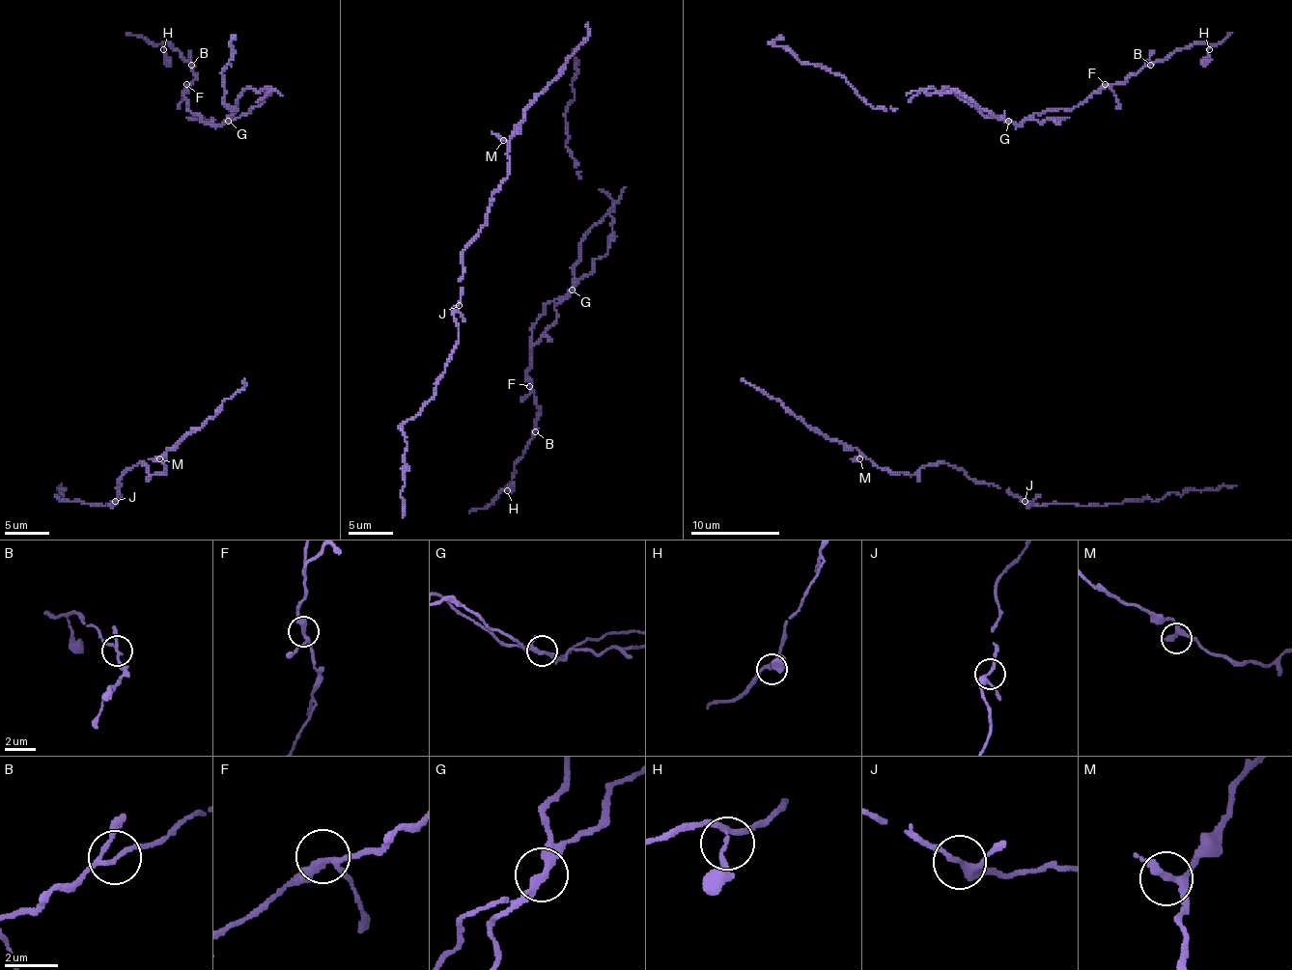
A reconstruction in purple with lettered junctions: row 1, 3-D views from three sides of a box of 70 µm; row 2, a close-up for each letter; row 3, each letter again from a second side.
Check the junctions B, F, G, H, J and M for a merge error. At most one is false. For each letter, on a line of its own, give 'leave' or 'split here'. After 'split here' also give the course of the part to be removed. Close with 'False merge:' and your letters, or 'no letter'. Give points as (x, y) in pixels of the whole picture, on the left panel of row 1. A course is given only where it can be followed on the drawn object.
B: leave
F: leave
G: split here | (229, 120), (238, 97), (246, 89), (271, 89), (282, 96)
H: leave
J: leave
M: leave
False merge: G

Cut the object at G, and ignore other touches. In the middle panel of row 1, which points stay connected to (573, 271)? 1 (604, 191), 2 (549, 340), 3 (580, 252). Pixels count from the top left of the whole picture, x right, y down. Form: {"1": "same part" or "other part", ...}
{"1": "other part", "2": "same part", "3": "same part"}

